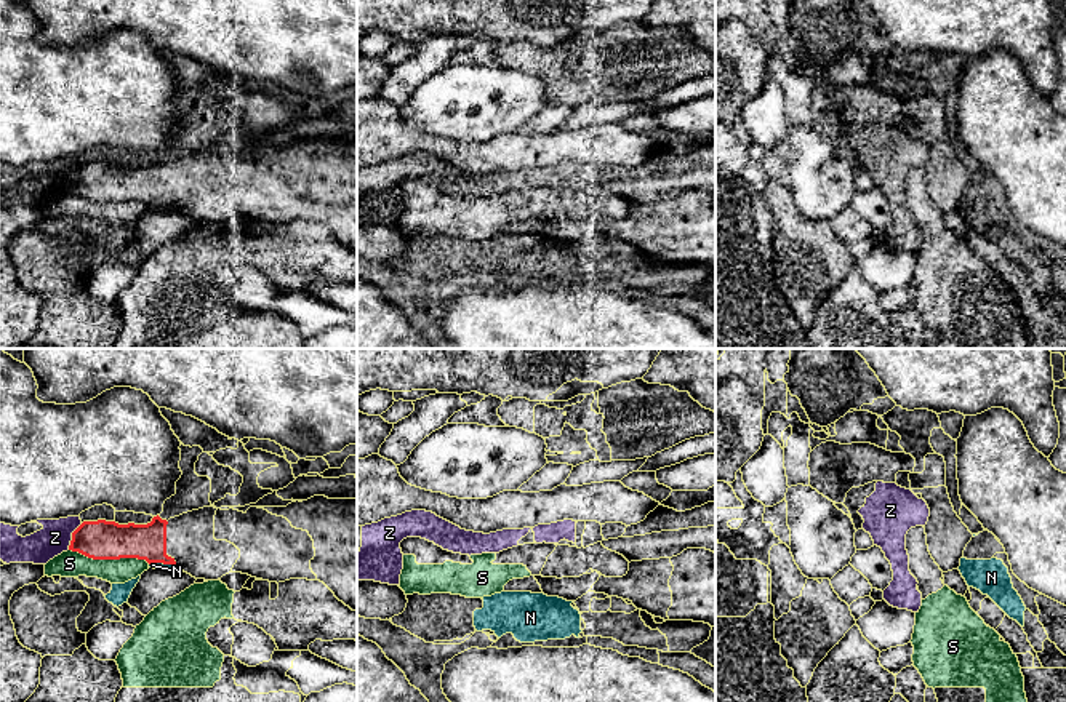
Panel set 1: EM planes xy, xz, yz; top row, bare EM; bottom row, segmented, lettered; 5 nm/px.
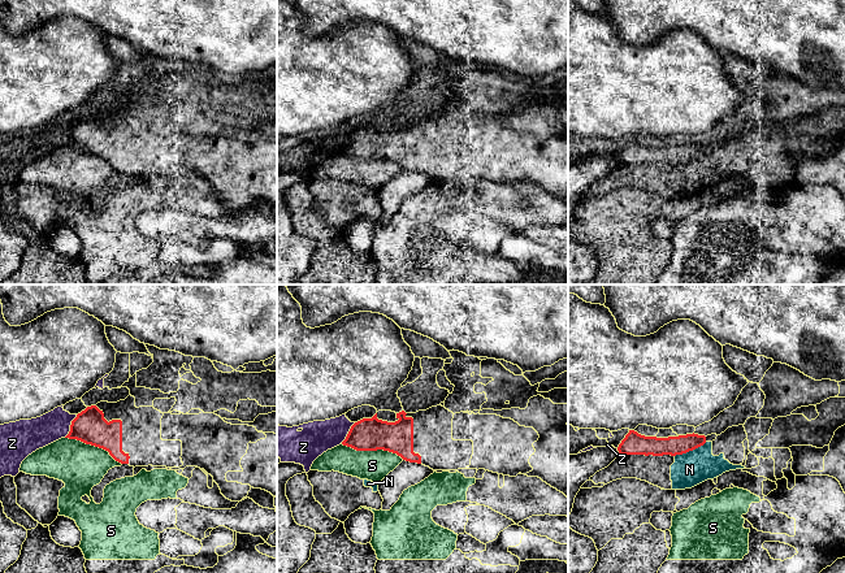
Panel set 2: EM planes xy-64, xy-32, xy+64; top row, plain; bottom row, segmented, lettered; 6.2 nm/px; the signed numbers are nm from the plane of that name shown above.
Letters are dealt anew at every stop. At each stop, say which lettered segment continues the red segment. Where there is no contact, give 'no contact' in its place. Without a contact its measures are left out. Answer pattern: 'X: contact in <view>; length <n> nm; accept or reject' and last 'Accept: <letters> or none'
N: contact in xy; length 140 nm; reject
S: contact in xy; length 420 nm; reject
Z: contact in xy; length 150 nm; reject
Accept: none

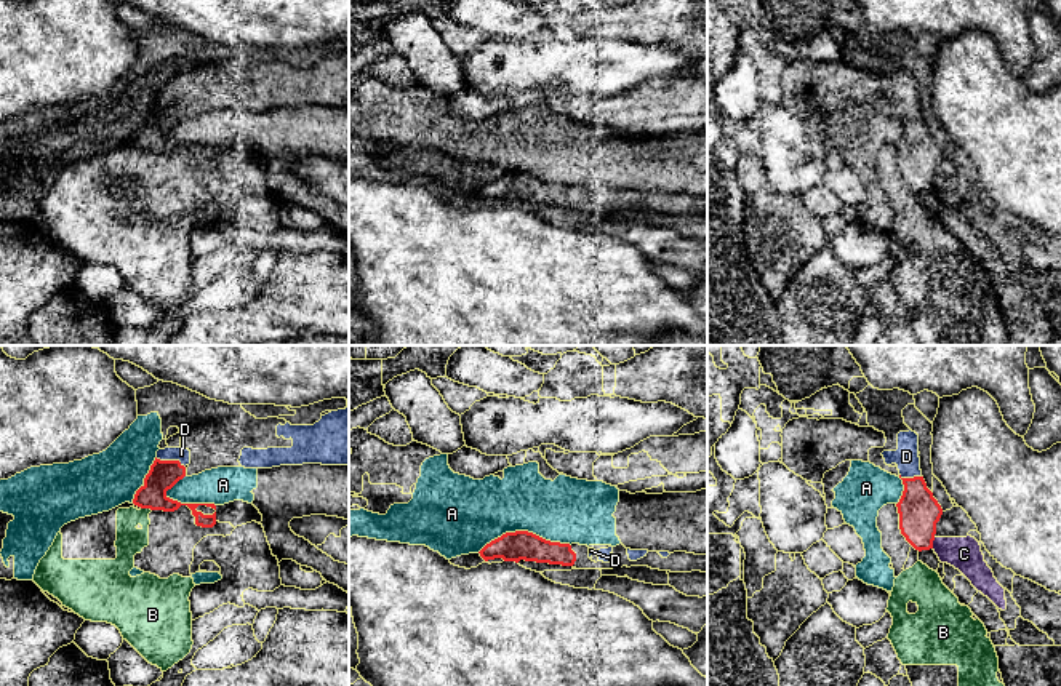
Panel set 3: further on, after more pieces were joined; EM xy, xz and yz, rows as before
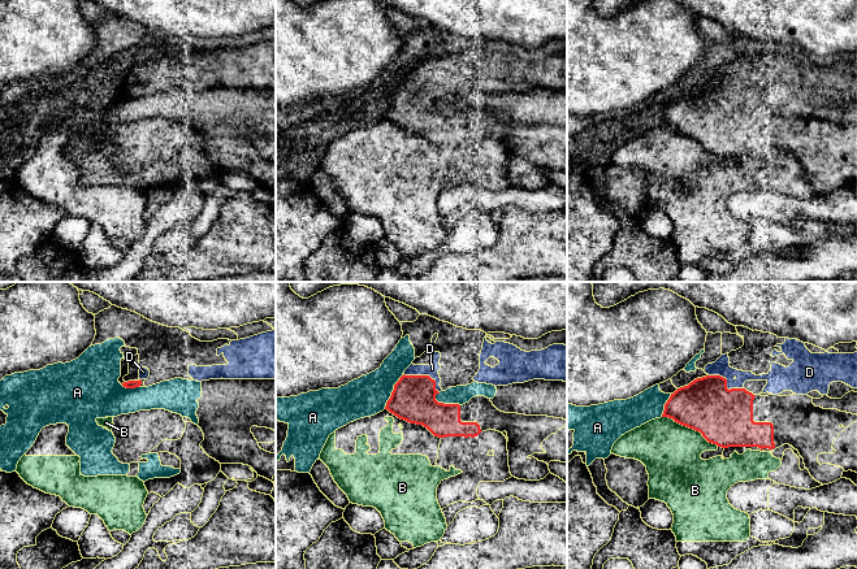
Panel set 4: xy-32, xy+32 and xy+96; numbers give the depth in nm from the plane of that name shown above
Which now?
A: contact in xz; length 480 nm; reject
B: contact in xy; length 60 nm; reject
C: contact in yz; length 60 nm; reject
D: contact in xy; length 160 nm; accept
Accept: D

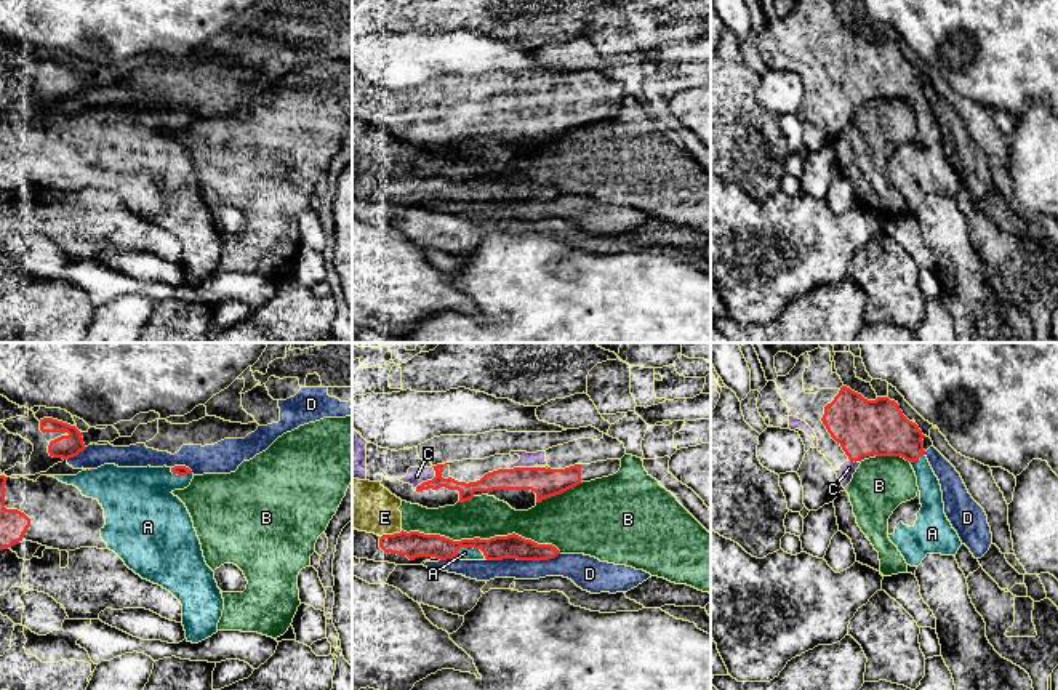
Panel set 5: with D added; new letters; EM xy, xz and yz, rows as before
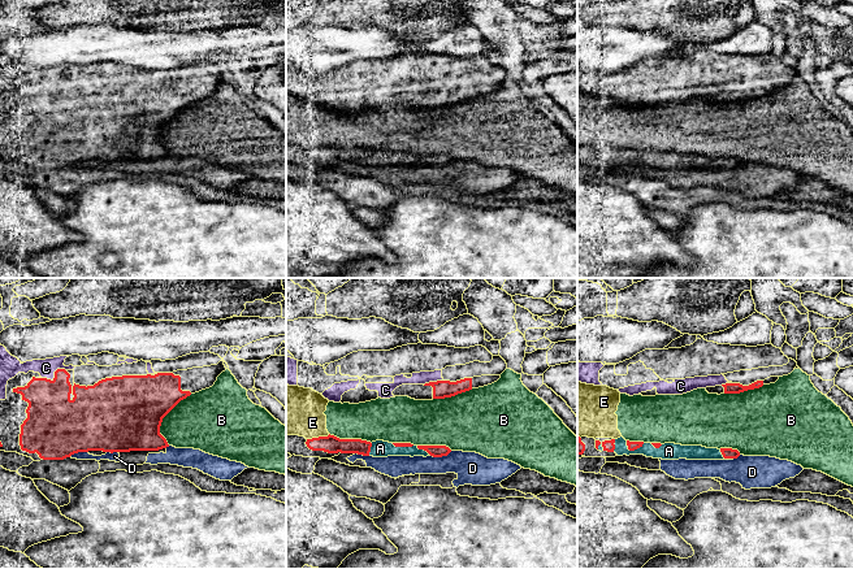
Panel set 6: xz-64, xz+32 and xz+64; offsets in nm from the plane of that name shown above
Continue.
A: contact in xz; length 160 nm; accept
B: contact in xz; length 800 nm; reject
C: contact in xz; length 160 nm; accept
D: contact in xz; length 380 nm; reject
E: contact in xz; length 120 nm; reject
Accept: A, C

